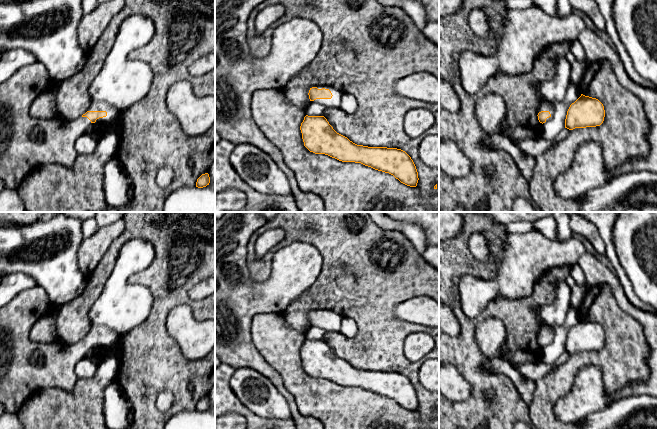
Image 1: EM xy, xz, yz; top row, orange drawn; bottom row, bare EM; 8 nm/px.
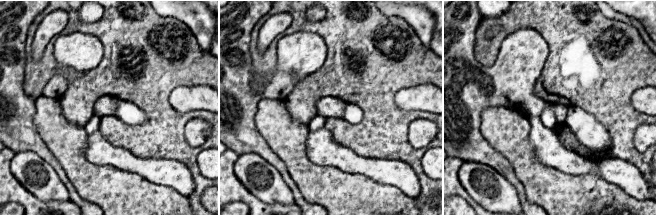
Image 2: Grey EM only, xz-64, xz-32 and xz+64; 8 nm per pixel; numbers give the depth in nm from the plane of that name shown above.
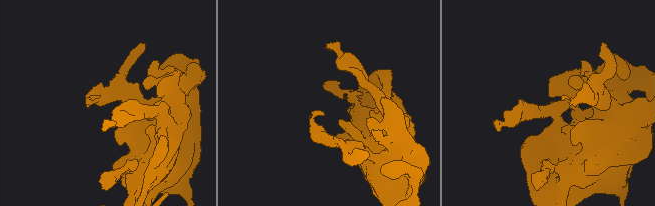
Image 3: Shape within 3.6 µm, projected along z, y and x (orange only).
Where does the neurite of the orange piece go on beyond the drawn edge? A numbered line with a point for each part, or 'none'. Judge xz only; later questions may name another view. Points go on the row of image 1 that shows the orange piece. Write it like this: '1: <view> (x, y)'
1: xz (335, 101)

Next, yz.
1: yz (545, 105)

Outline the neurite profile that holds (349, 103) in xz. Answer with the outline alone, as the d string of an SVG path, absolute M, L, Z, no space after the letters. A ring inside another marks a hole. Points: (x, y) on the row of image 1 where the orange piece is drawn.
M343 93L341 96L340 109L348 114L354 114L359 109L357 98L350 93Z

